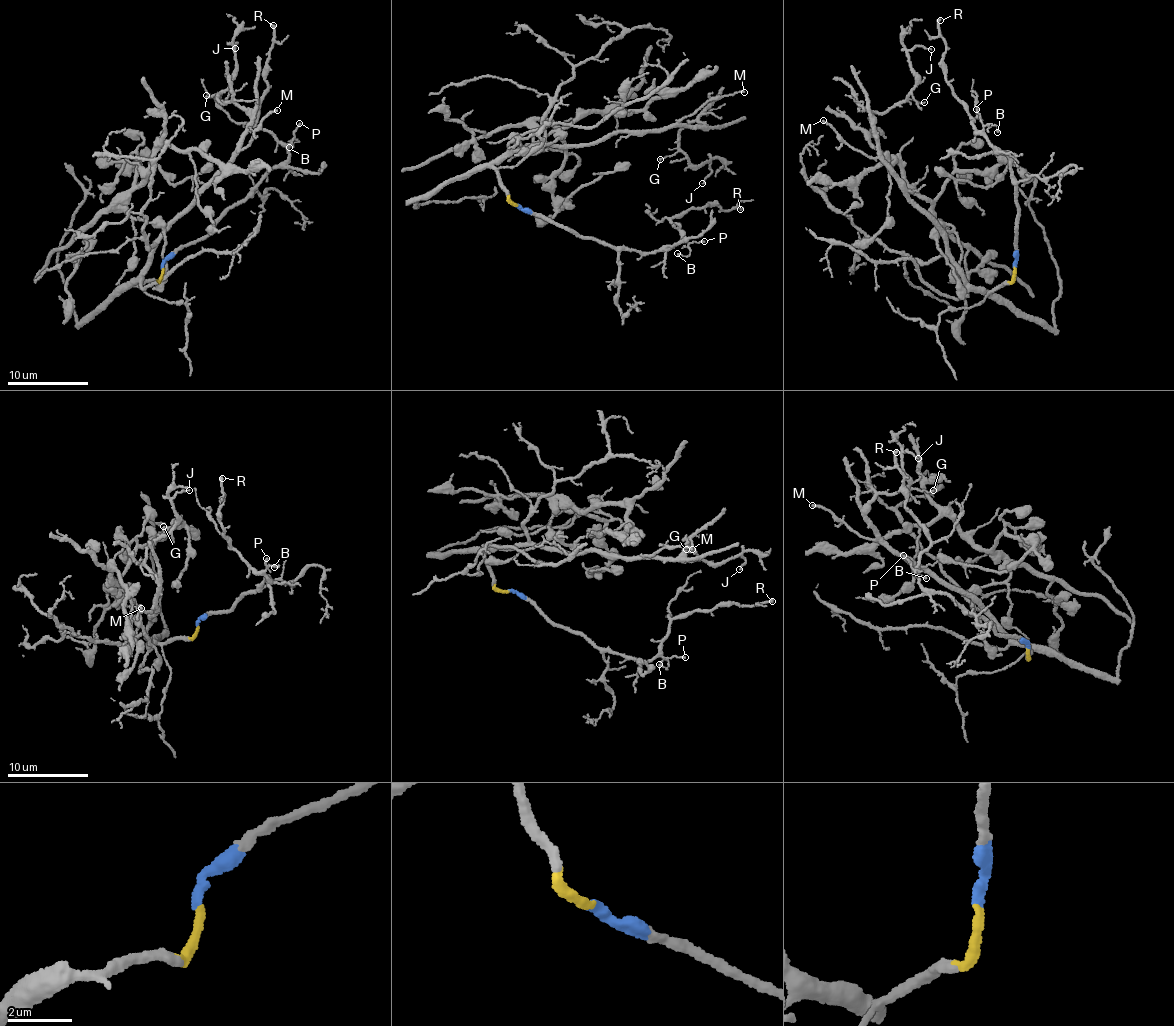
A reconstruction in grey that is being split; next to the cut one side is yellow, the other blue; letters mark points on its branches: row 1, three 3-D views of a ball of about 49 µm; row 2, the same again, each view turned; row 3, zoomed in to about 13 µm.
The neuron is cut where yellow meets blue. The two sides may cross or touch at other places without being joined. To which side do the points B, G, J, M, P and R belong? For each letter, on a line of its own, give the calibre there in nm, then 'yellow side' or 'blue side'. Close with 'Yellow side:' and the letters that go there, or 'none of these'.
B: 130 nm thick; blue side
G: 110 nm thick; yellow side
J: 120 nm thick; yellow side
M: 160 nm thick; yellow side
P: 120 nm thick; blue side
R: 240 nm thick; blue side
Yellow side: G, J, M

